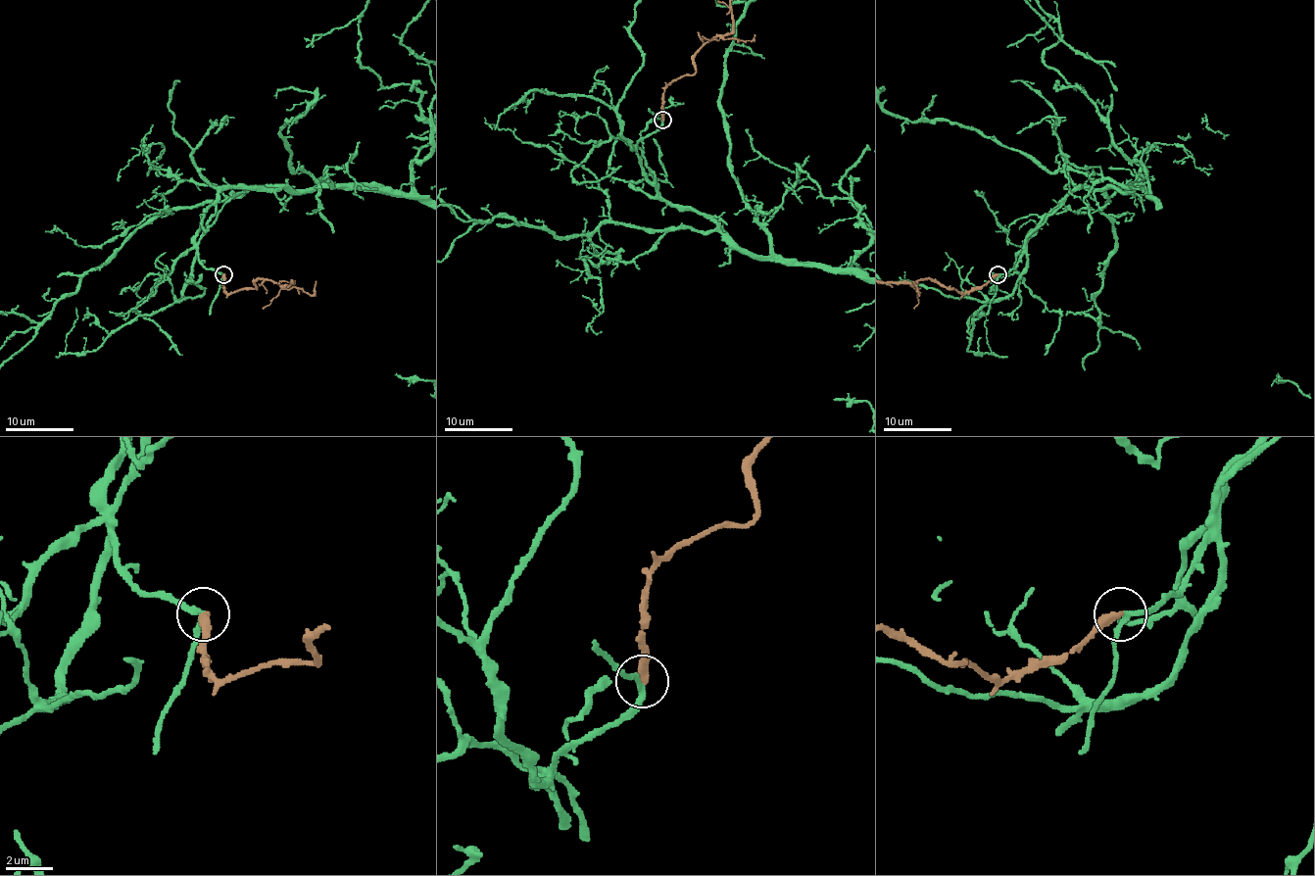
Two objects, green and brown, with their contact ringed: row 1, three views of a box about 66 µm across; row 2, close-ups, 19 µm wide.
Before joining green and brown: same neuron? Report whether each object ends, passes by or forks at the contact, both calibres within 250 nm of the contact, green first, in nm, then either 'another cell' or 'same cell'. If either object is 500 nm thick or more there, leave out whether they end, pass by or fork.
green passes by; brown ends; calibres 200 and 360 nm; same cell

